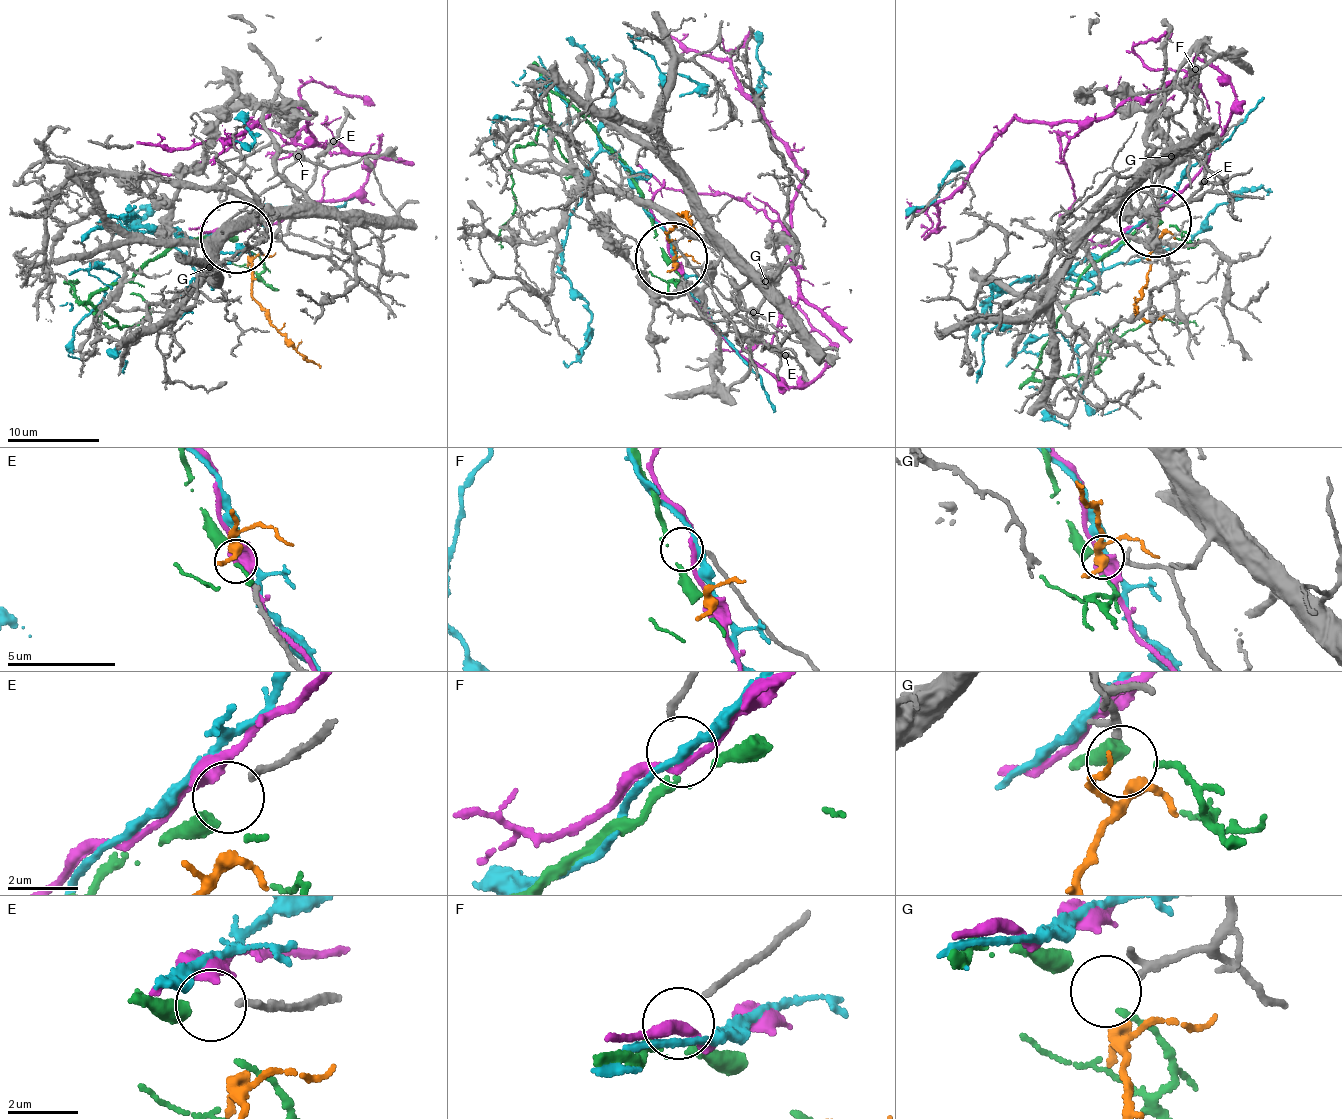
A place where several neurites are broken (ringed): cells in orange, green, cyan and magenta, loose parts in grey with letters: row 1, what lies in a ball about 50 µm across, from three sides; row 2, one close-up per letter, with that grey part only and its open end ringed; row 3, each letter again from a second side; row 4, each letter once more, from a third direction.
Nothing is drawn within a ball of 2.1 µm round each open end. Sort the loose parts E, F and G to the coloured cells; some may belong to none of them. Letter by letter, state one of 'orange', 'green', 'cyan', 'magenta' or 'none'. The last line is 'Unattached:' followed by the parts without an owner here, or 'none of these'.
E: green
F: none
G: orange
Unattached: F

